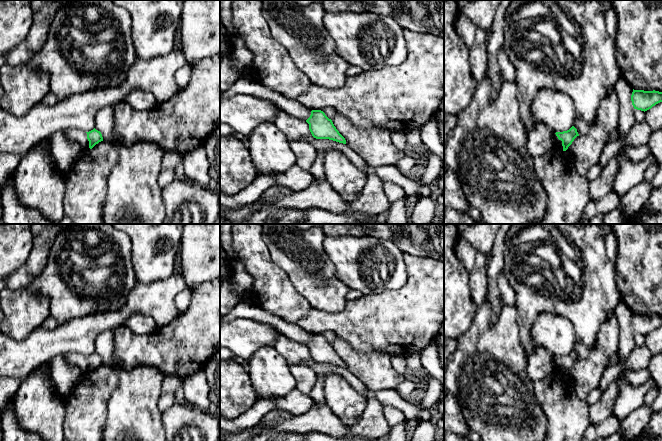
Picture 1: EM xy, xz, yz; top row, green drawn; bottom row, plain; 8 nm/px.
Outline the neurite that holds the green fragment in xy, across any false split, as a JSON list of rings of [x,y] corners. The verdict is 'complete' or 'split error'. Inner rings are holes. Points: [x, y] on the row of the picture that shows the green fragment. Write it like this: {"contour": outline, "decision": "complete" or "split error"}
{"contour": [[[68,128],[65,129],[65,134],[70,140],[78,142],[84,151],[92,149],[96,144],[103,141],[101,132],[95,128],[89,132]]], "decision": "split error"}

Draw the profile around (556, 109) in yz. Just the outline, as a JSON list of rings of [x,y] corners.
[[[540,89],[531,105],[531,114],[556,133],[573,126],[576,110],[573,101],[564,92]]]

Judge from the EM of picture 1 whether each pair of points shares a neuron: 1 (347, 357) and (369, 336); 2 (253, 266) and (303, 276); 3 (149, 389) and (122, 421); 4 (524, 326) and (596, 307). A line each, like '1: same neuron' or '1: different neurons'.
1: different neurons
2: different neurons
3: same neuron
4: same neuron

